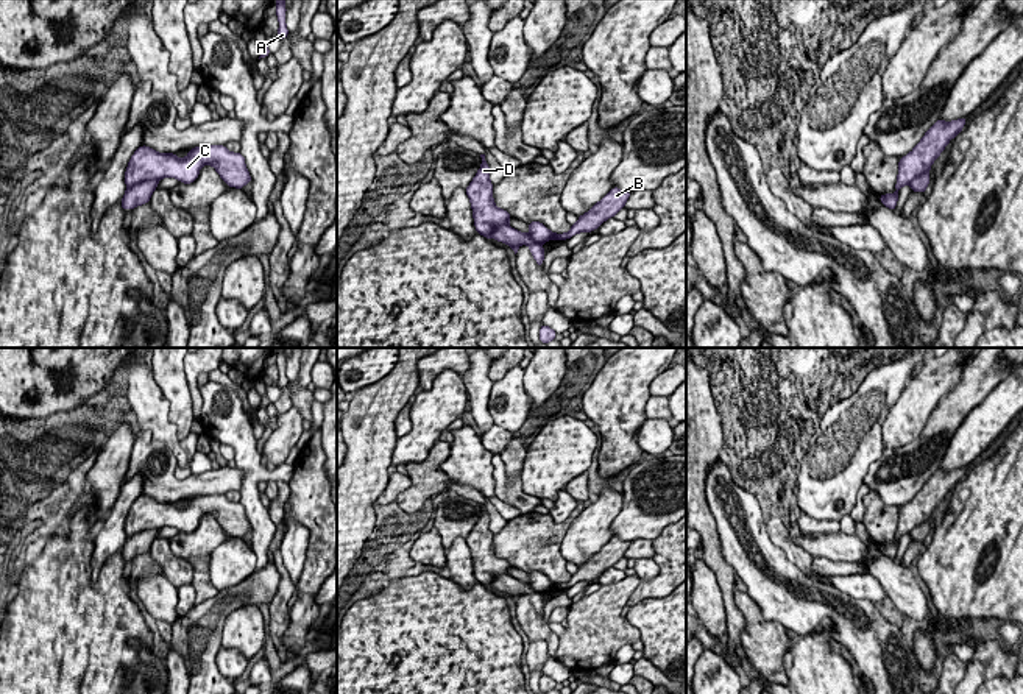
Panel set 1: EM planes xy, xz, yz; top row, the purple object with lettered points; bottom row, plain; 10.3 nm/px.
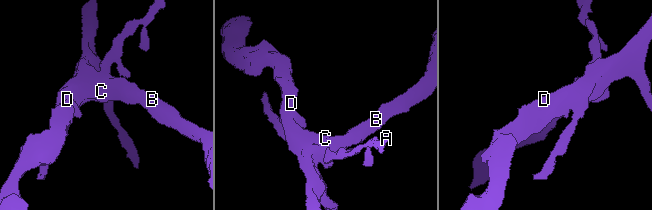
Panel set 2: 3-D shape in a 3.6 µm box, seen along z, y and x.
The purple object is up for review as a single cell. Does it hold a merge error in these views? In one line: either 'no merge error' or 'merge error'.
merge error

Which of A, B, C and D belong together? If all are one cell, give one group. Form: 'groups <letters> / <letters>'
groups A / B C D

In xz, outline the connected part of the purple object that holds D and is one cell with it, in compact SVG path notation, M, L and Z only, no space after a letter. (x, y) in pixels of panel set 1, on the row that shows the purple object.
M480 154L480 158L482 165L466 187L466 195L471 201L477 234L490 239L497 226L508 225L512 215L494 204L493 184L490 181L490 167L487 164L485 154Z

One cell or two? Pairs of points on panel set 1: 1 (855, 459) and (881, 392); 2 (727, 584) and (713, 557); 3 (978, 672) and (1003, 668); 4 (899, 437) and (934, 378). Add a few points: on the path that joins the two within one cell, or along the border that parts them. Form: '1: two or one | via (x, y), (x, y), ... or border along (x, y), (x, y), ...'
1: one | via (855, 442), (855, 424), (866, 409)
2: one | via (725, 577), (718, 563)
3: one | via (984, 668), (997, 668)
4: one | via (903, 423), (923, 392)

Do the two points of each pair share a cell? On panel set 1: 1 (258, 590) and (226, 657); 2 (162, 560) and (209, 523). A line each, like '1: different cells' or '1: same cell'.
1: different cells
2: different cells

